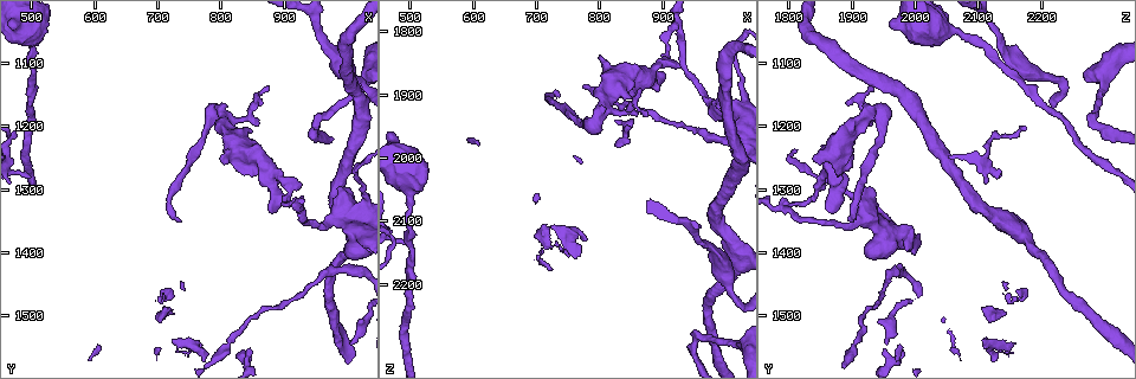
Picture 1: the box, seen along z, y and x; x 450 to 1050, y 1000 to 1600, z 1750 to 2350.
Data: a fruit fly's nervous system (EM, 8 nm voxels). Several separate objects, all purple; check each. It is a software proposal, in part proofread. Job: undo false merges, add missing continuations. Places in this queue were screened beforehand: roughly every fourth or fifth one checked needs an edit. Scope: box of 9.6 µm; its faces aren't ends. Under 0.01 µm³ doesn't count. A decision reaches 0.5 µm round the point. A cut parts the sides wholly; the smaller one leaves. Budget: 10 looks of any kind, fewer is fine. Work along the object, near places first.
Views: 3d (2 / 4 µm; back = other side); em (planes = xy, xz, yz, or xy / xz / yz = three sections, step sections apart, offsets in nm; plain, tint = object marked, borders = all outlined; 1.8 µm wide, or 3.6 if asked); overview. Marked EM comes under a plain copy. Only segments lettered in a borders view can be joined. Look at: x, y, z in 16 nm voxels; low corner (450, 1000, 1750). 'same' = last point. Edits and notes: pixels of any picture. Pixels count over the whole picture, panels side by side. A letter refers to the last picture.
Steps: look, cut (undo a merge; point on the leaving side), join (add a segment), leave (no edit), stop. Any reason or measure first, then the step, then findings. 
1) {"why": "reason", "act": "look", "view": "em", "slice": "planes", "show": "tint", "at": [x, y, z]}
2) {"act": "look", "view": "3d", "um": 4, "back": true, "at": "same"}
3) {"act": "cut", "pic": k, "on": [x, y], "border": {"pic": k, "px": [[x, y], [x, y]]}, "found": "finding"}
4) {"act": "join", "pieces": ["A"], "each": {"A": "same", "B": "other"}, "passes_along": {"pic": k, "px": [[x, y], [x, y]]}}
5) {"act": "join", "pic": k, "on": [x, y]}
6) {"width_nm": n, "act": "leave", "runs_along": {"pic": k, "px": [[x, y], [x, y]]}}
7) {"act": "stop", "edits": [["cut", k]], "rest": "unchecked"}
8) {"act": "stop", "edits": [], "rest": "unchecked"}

{"why": "end of a long branch", "act": "look", "view": "em", "slice": "planes", "show": "borders", "at": [825, 1565, 1980]}

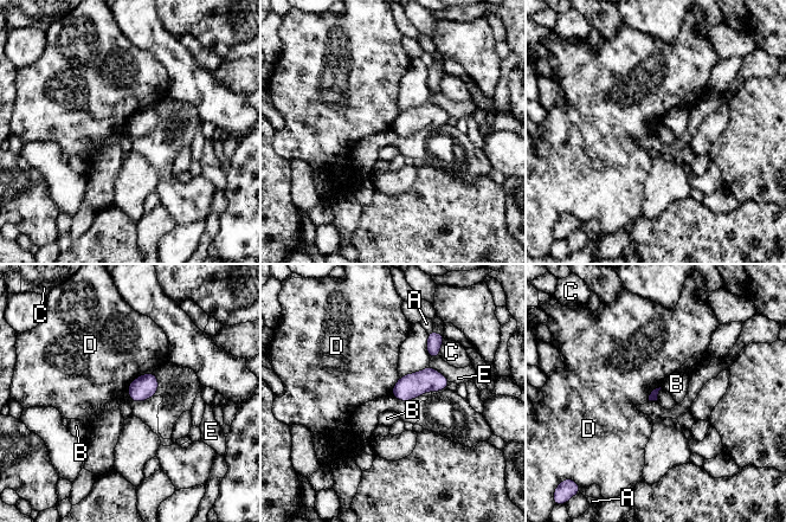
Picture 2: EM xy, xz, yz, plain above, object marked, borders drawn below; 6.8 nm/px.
{"act": "leave", "each": {"A": "other", "B": "other", "C": "other", "D": "other", "E": "other"}, "found": "none of them fits"}

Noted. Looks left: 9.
{"why": "sharp bend", "act": "look", "view": "em", "slice": "planes", "show": "borders", "at": [925, 1325, 1790]}

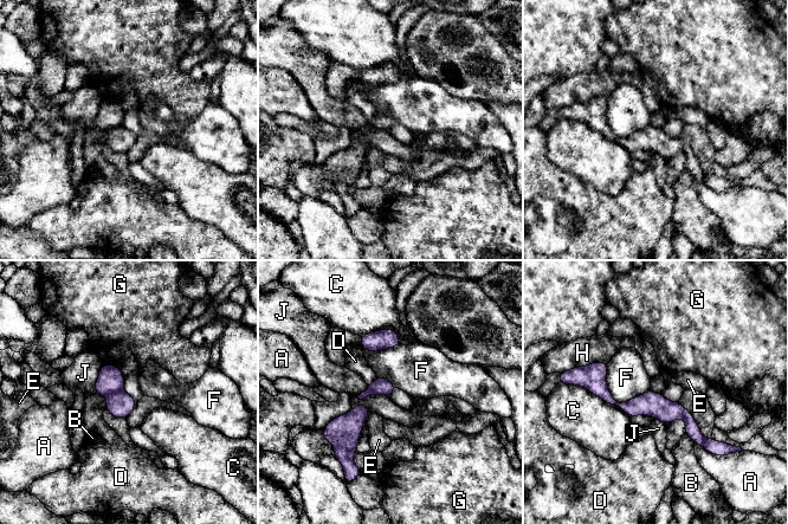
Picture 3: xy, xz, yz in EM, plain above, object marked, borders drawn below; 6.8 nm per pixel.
{"width_nm": 110, "act": "cut", "pic": 3, "on": [120, 405], "each": {"A": "other", "B": "other", "C": "other", "D": "other", "E": "other", "F": "other", "G": "other", "H": "other", "J": "other"}, "found": "a second cell is stuck on"}

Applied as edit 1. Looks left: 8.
{"why": "branch stops here", "act": "look", "view": "em", "slice": "xz", "step": 16, "show": "borders", "at": [1010, 1550, 1950]}

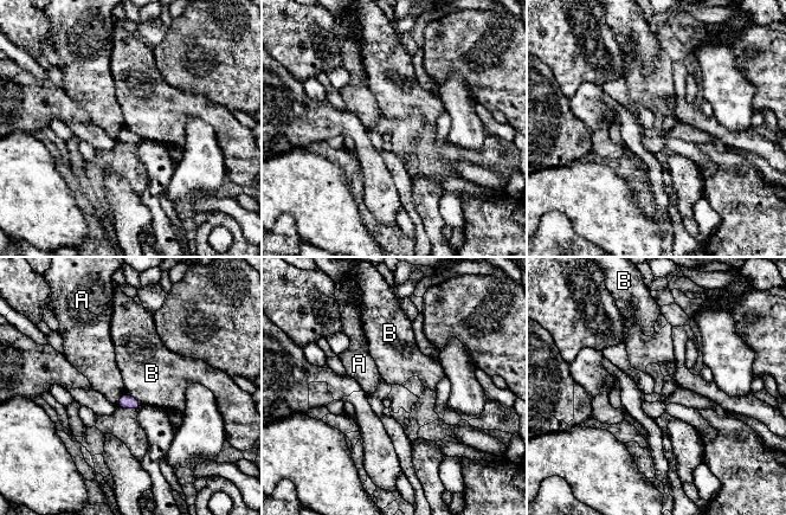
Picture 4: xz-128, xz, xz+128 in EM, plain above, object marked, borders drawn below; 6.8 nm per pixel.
{"width_nm": 100, "act": "leave", "each": {"A": "other", "B": "other"}, "border": {"pic": 4, "px": [[126, 392], [142, 405]]}, "found": "no lettered segment goes on from it"}

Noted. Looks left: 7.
{"why": "calibre changes", "act": "look", "view": "3d", "um": 4, "at": [500, 1045, 2035]}

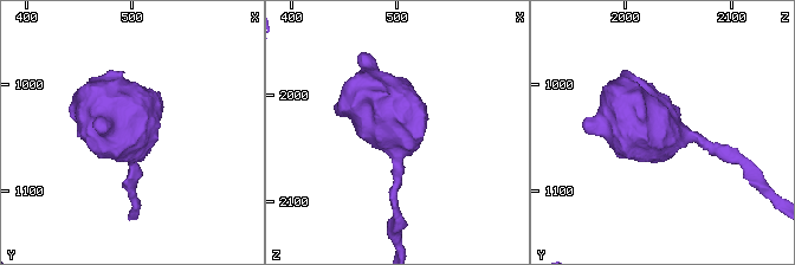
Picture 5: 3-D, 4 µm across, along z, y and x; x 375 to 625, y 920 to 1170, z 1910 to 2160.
{"why": "now the EM", "act": "look", "view": "em", "um": 3.6, "slice": "planes", "show": "borders", "at": [498, 1046, 2040]}

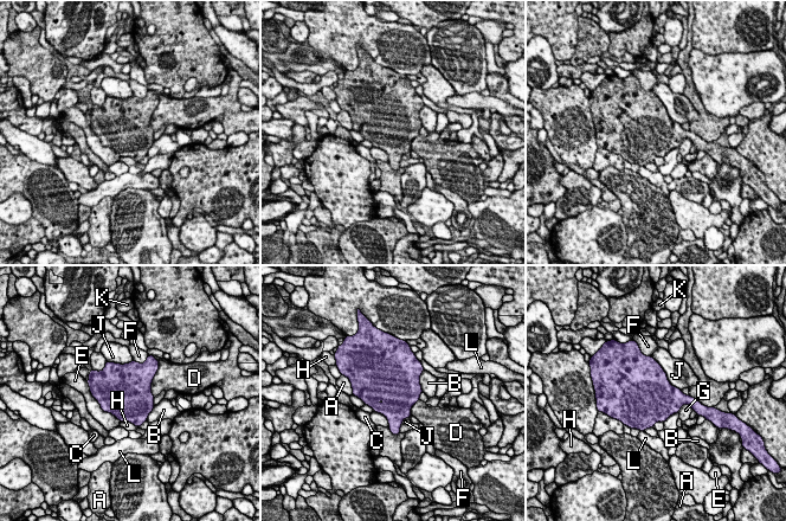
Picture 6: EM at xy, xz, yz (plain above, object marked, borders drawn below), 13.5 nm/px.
{"width_nm": 700, "act": "leave", "each": {"A": "other", "B": "other", "C": "other", "D": "other", "E": "other", "F": "other", "G": "other", "H": "other", "J": "other", "K": "other", "L": "other"}, "found": "all the same cell"}

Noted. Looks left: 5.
{"act": "stop", "edits": [["cut", 3]], "rest": "unchecked"}

